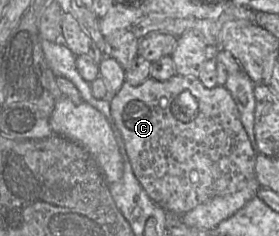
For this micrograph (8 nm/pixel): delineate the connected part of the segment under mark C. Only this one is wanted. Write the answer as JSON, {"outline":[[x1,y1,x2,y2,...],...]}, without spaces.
{"outline":[[175,75,166,81,148,78,142,84,133,86,127,81,110,101,111,115,115,126,121,132,125,149,131,163,133,173,150,199,166,212,182,215,210,199,234,193,244,186,244,180,255,176,255,162,258,153,253,149,249,137,241,123,237,106,224,86,206,88,198,77]]}

